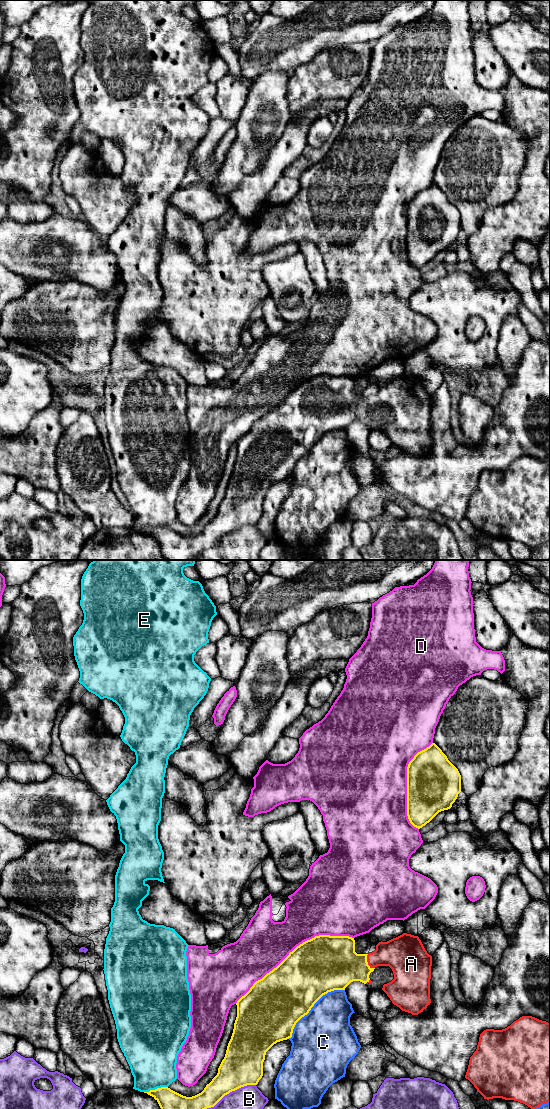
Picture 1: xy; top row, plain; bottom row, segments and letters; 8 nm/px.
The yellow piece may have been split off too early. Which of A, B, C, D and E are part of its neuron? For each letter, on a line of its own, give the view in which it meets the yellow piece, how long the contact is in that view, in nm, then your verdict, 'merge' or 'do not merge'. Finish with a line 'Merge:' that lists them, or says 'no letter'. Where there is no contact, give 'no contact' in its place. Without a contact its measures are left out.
A: contact in xy; length 130 nm; merge
B: contact in xy; length 550 nm; do not merge
C: contact in xy; length 600 nm; do not merge
D: contact in xy; length 1100 nm; do not merge
E: contact in xy; length 200 nm; do not merge
Merge: A

